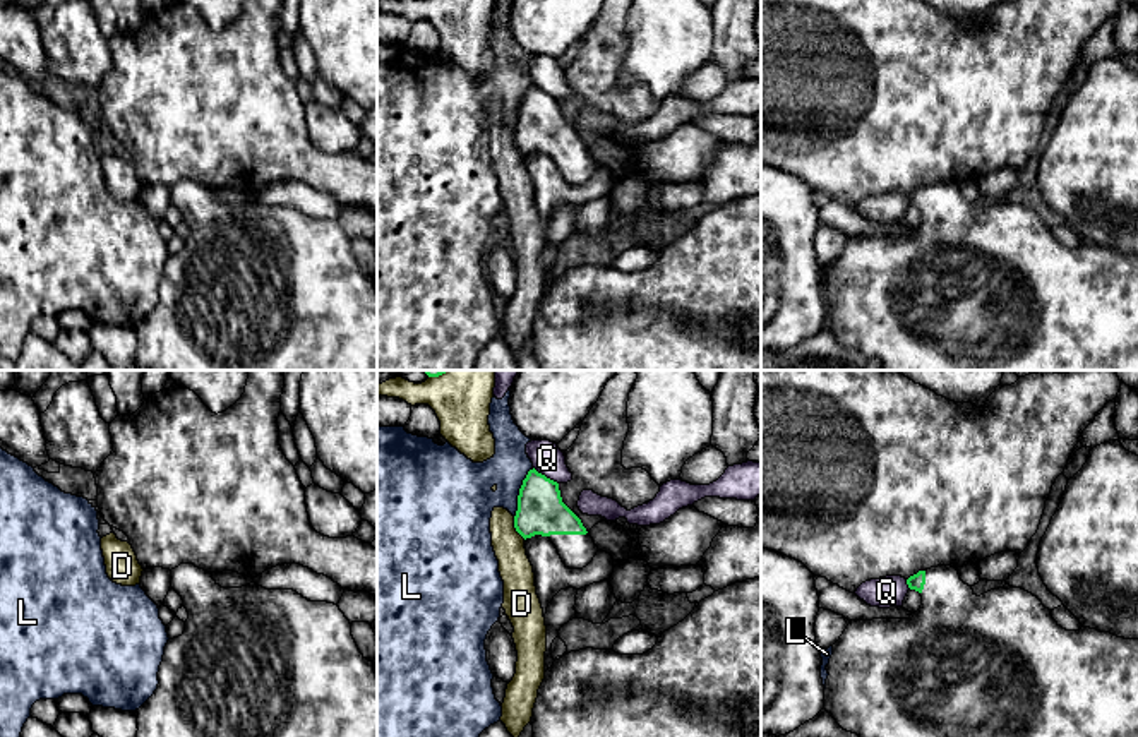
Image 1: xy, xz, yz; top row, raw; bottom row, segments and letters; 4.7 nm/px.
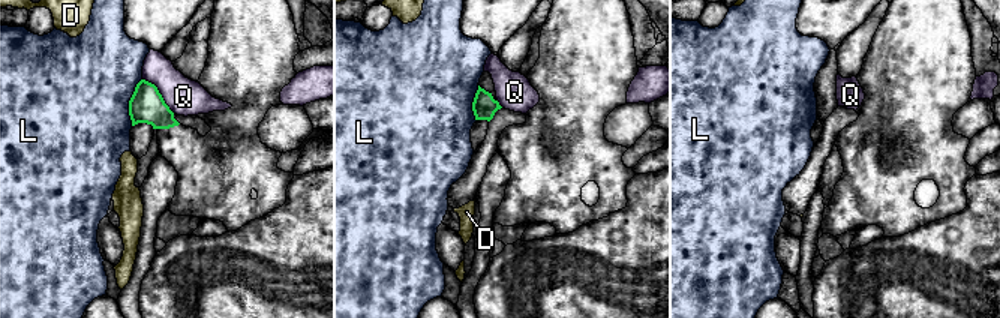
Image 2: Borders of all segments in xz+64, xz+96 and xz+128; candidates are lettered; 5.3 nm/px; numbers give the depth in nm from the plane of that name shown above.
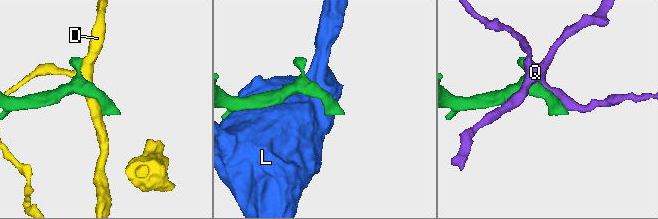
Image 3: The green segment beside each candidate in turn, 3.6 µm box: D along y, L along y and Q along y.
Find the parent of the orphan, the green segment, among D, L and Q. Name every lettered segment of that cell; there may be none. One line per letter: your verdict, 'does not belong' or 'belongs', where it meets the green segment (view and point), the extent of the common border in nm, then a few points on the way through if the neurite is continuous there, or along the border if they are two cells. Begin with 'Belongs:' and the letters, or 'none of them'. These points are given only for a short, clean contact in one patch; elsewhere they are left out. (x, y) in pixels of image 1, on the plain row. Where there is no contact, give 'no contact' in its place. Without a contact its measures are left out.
Belongs: none of them
D: does not belong; contact xz (515, 143); length 130 nm
L: does not belong; contact xz (520, 108); length 240 nm
Q: does not belong; contact xz (544, 91); length 150 nm

